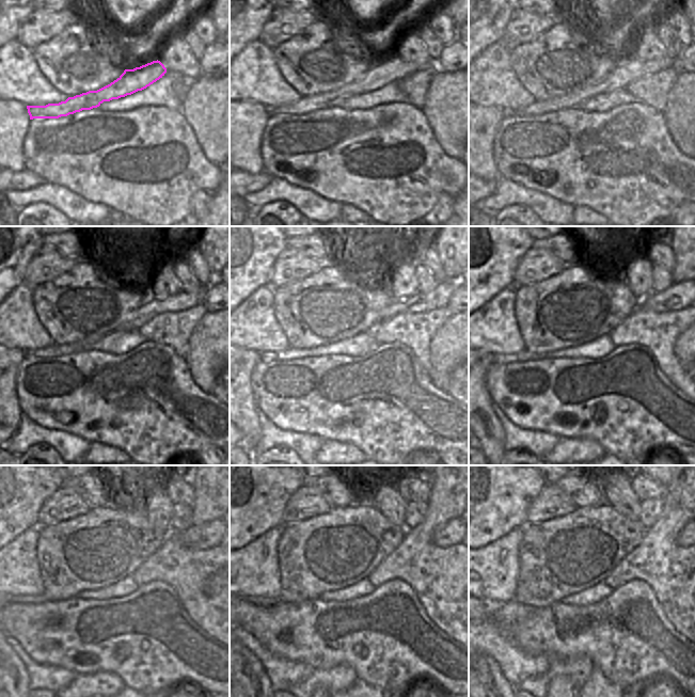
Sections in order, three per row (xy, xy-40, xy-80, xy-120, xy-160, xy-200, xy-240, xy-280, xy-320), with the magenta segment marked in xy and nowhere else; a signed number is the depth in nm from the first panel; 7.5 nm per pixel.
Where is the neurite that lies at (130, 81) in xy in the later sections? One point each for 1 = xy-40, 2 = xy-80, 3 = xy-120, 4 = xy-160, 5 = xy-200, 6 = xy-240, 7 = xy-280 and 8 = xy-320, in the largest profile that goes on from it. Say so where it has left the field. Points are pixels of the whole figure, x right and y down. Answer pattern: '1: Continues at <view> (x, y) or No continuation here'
1: Continues at xy-40 (393, 68)
2: Continues at xy-80 (629, 68)
3: Continues at xy-120 (152, 307)
4: Continues at xy-160 (438, 298)
5: Continues at xy-200 (682, 295)
6: Continues at xy-240 (205, 536)
7: Continues at xy-280 (446, 537)
8: Continues at xy-320 (685, 538)

